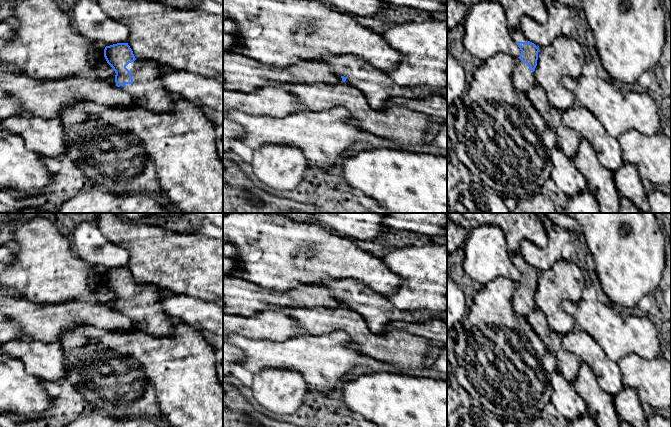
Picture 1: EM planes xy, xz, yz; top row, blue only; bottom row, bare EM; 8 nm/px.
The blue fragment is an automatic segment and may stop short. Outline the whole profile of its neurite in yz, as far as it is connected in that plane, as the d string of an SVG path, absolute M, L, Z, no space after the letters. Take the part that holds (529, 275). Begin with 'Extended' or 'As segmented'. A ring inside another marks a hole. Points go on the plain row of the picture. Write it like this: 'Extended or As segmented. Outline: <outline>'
Extended. Outline: M519 254L511 255L511 259L521 274L513 295L513 309L516 314L526 318L536 308L534 295L537 290L539 272Z

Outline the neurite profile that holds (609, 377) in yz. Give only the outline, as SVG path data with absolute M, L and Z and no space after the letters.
M576 327L561 336L563 347L574 353L580 362L586 363L593 370L600 387L612 396L624 387L619 365L611 361L597 342L585 331Z

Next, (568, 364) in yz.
M538 307L529 313L526 320L541 338L550 353L555 356L557 370L566 380L573 383L577 378L580 368L581 362L579 358L563 347L561 336L550 329L546 316Z

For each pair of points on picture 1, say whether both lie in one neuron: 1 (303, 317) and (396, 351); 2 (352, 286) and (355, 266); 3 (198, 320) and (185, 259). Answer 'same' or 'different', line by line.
1: same
2: different
3: different

